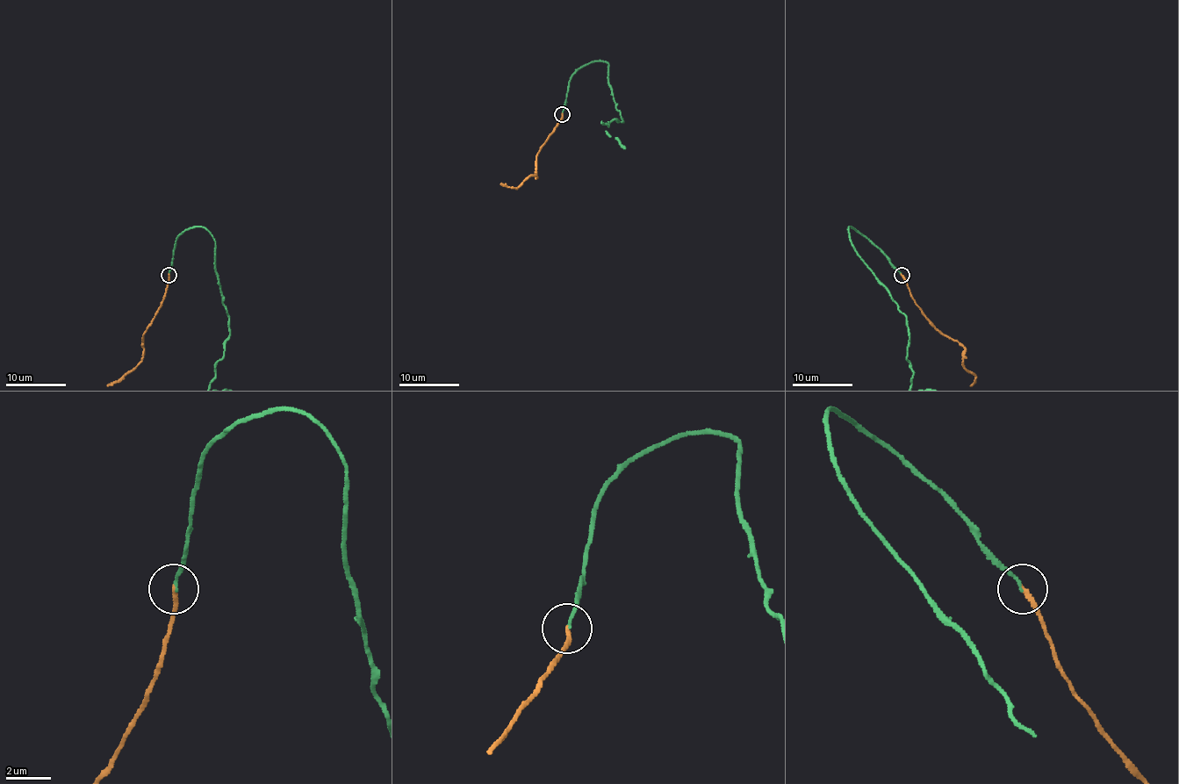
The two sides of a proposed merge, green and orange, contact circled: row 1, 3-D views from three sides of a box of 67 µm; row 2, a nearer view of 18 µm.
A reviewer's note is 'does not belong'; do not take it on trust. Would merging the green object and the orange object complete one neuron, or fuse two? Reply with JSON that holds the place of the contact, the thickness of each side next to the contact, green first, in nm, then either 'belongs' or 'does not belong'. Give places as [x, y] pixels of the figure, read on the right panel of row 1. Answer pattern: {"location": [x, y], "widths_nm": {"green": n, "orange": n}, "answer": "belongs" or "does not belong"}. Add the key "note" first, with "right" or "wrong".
{"note": "wrong", "location": [902, 275], "widths_nm": {"green": 130, "orange": 170}, "answer": "belongs"}

